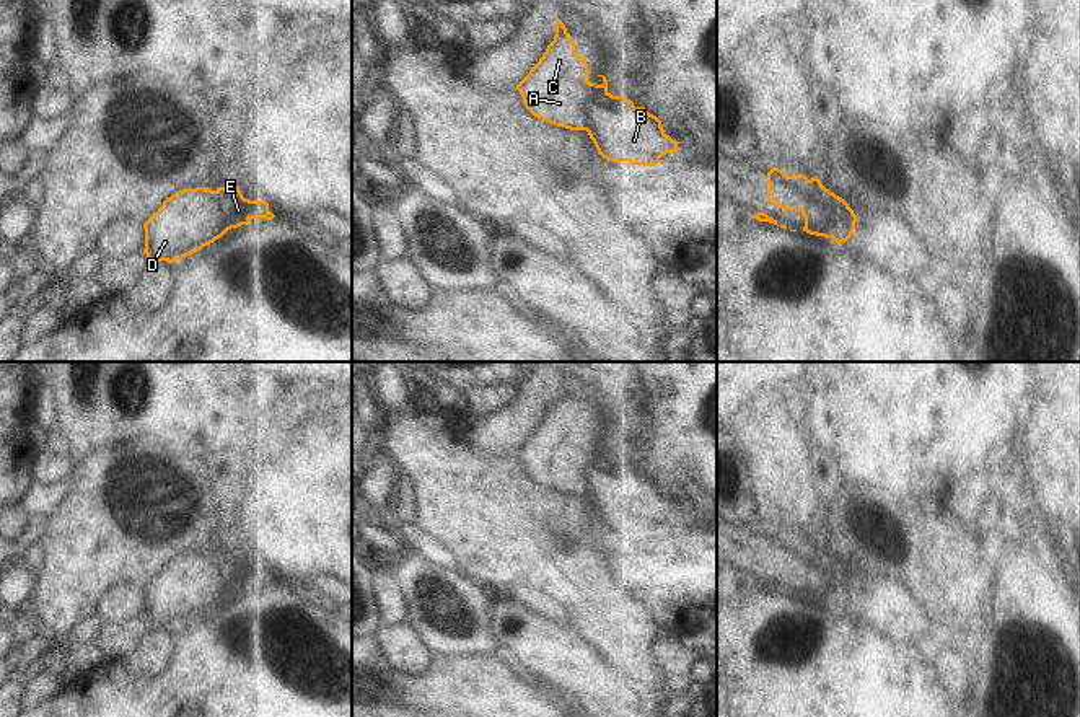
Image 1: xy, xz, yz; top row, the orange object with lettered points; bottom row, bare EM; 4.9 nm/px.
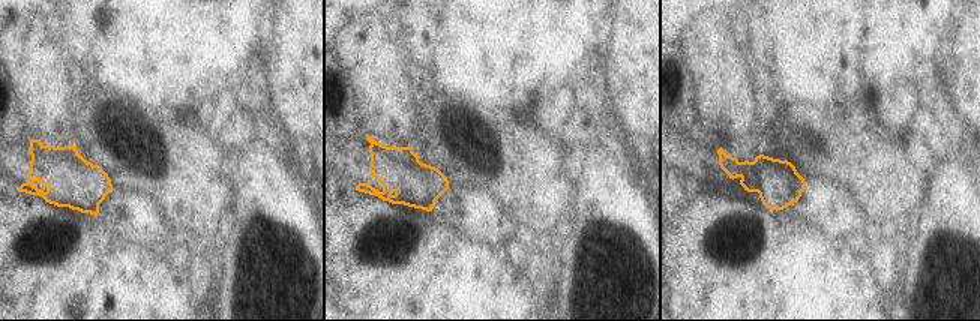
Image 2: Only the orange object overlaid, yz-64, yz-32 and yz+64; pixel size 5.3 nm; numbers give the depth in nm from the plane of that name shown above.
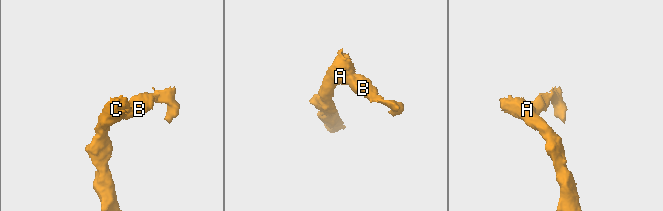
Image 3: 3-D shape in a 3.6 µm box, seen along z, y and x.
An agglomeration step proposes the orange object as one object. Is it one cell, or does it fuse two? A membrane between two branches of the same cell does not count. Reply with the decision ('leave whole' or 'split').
split

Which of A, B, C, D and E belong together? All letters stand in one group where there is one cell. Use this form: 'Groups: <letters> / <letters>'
Groups: A C D / B E

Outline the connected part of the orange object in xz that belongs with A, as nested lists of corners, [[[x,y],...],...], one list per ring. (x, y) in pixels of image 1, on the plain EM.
[[[557,385],[554,406],[516,455],[534,482],[570,495],[586,495],[585,469],[608,458],[606,442],[598,442],[603,450],[588,446],[586,424],[575,417],[565,389]]]

